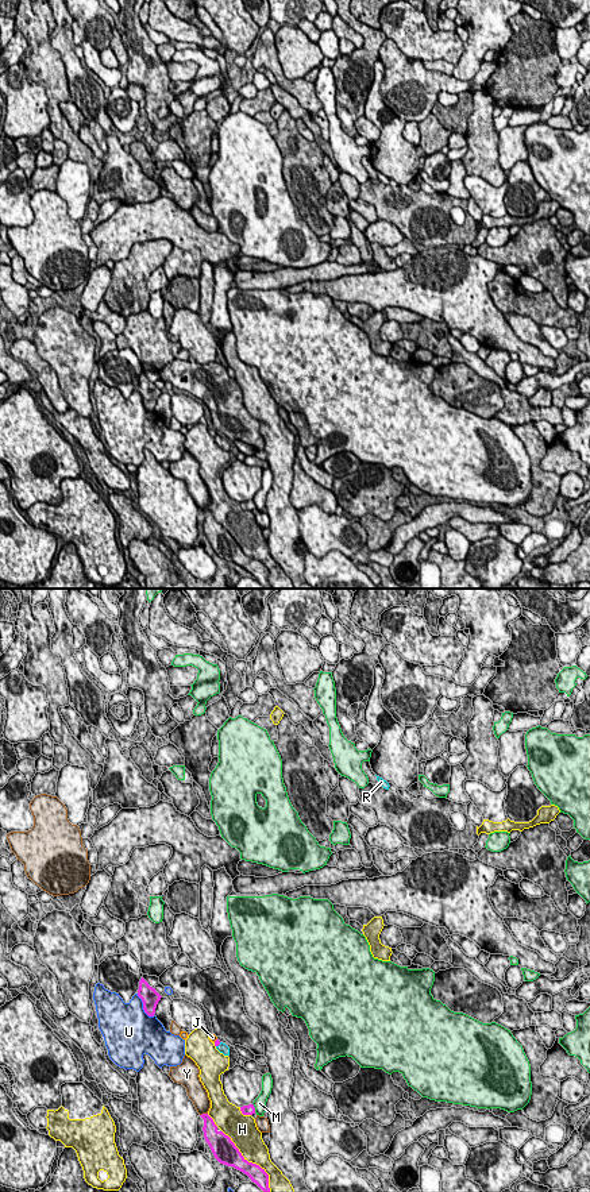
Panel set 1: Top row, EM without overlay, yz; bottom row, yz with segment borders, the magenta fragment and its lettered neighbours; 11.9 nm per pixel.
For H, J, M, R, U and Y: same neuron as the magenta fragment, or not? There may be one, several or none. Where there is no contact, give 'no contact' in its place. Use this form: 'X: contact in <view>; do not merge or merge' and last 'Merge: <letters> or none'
H: contact in yz; do not merge
J: no contact; do not merge
M: contact in yz; do not merge
R: contact in yz; merge
U: contact in yz; do not merge
Y: contact in yz; do not merge
Merge: R

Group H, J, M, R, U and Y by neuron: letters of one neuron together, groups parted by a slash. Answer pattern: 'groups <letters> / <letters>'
groups H / J / M / R / U / Y

